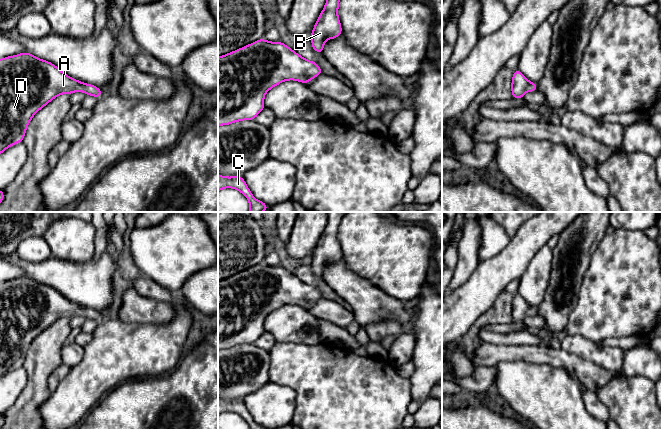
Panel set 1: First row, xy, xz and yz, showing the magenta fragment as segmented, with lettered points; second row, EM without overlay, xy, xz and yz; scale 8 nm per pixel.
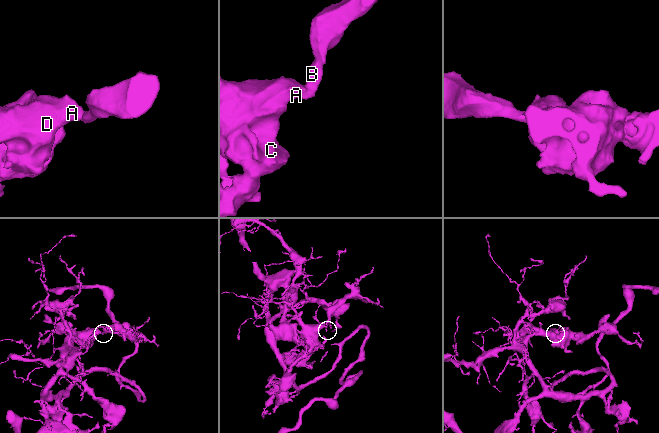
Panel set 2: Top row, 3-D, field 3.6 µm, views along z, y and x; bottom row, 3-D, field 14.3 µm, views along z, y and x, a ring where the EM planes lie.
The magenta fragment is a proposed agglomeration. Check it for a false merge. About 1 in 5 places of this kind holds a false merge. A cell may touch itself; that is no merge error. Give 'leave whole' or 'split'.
leave whole

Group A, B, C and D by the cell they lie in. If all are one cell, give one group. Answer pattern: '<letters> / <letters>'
A B C D

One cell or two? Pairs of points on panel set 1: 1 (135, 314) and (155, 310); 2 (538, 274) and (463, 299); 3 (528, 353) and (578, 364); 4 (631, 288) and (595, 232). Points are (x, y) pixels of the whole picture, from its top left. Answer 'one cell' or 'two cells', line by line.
1: one cell
2: two cells
3: one cell
4: two cells

